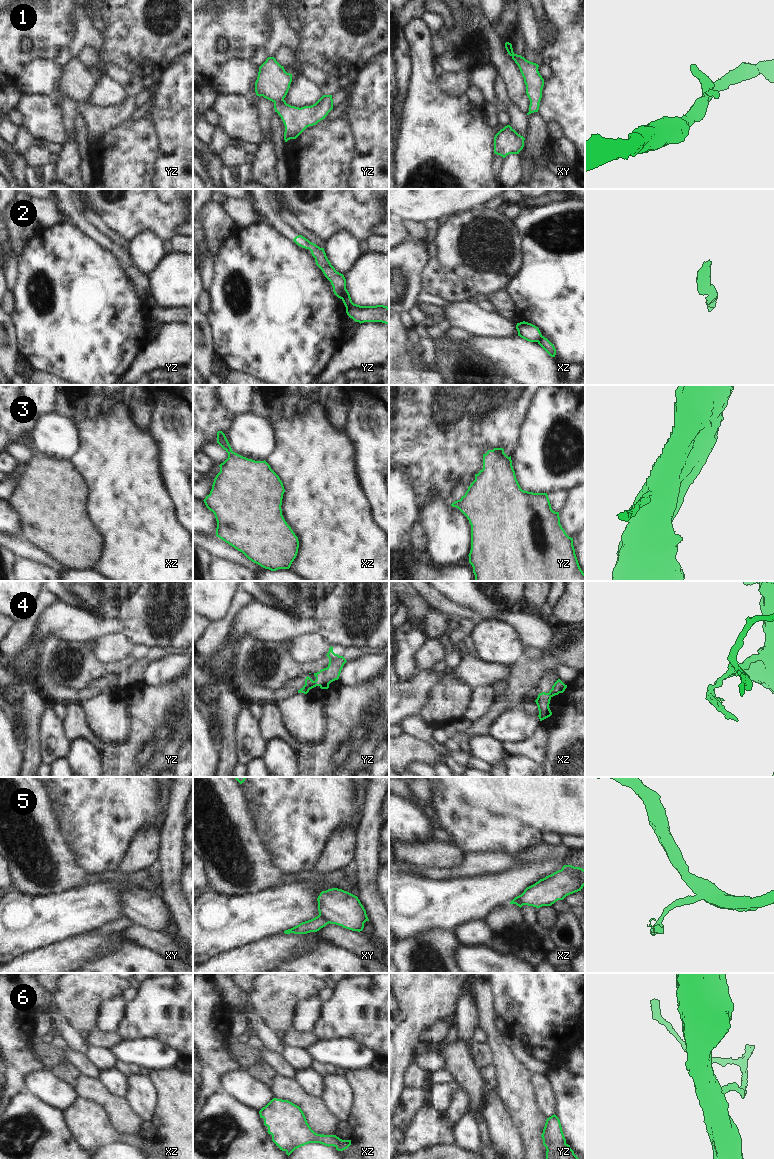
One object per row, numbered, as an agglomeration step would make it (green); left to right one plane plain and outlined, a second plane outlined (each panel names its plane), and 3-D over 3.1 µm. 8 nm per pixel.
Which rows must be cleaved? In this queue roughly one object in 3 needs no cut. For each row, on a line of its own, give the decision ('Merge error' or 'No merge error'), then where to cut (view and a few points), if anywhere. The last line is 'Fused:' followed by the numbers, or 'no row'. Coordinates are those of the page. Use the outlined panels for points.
1: No merge error. No split
2: Merge error. Split along yz (345, 287), (340, 298)
3: No merge error. No split
4: Merge error. Split along yz (305, 684), (309, 689)
5: Merge error. Split along xz (517, 896), (521, 905)
6: No merge error. No split
Fused: 2, 4, 5.

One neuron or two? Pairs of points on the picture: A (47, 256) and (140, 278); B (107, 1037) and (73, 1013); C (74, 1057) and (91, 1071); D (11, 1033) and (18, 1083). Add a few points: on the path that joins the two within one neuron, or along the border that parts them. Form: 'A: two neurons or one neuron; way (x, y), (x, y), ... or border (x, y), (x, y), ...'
A: two neurons; border (115, 255), (140, 295)
B: two neurons; border (94, 1027), (84, 1034)
C: one neuron; way (78, 1060), (87, 1068)
D: one neuron; way (11, 1045), (11, 1071)

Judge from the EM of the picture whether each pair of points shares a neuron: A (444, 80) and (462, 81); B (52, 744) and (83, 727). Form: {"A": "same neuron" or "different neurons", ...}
{"A": "same neuron", "B": "different neurons"}

